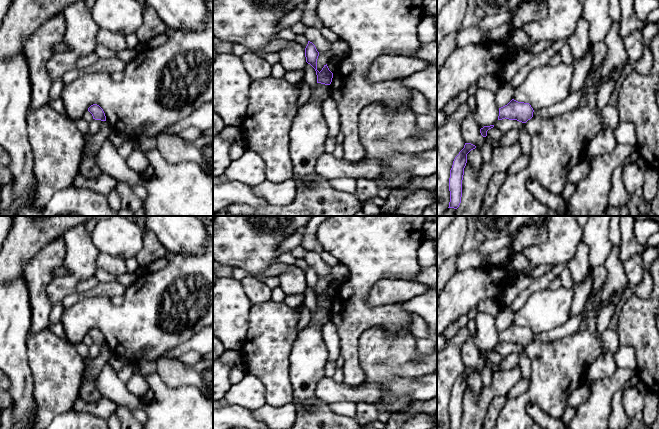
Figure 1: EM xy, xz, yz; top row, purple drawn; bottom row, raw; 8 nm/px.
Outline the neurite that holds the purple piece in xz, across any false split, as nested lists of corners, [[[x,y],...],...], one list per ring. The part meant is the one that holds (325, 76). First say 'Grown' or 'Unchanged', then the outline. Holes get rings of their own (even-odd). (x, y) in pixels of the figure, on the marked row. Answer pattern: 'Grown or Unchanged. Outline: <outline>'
Unchanged. Outline: [[[308,41],[308,44],[305,48],[306,62],[315,69],[317,75],[317,83],[330,85],[332,82],[333,73],[329,70],[327,64],[324,65],[320,72],[317,70],[318,56],[319,52],[317,51],[315,45],[312,42]]]

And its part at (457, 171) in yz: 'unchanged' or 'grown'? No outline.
unchanged

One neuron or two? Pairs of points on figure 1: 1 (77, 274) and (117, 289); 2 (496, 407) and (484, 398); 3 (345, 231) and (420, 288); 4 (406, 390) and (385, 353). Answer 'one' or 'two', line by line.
1: two
2: two
3: two
4: two

